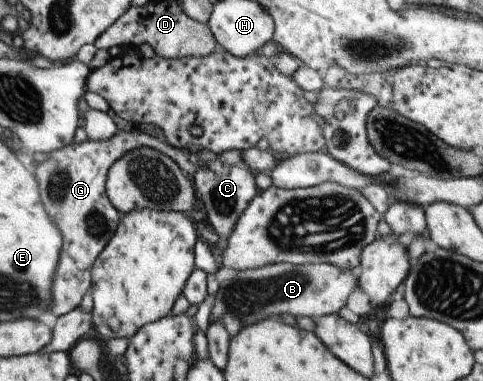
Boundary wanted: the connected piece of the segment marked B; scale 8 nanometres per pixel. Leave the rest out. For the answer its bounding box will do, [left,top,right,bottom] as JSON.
[209,263,358,335]

